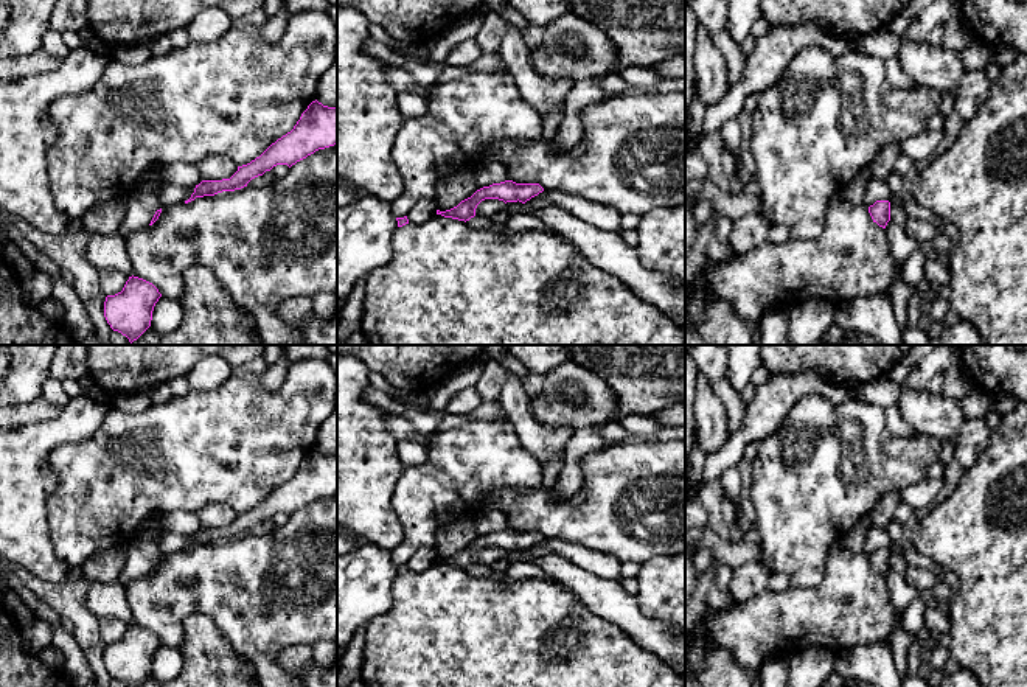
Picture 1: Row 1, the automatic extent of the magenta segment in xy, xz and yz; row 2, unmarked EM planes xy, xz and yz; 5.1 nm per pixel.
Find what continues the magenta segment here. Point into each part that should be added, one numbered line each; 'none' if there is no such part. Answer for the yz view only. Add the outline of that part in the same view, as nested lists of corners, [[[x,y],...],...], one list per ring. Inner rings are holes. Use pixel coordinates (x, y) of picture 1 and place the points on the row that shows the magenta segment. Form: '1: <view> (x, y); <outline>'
none

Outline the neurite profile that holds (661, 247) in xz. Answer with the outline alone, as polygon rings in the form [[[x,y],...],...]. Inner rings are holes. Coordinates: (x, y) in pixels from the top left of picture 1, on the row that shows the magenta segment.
[[[685,204],[645,213],[637,233],[642,264],[685,289]]]

